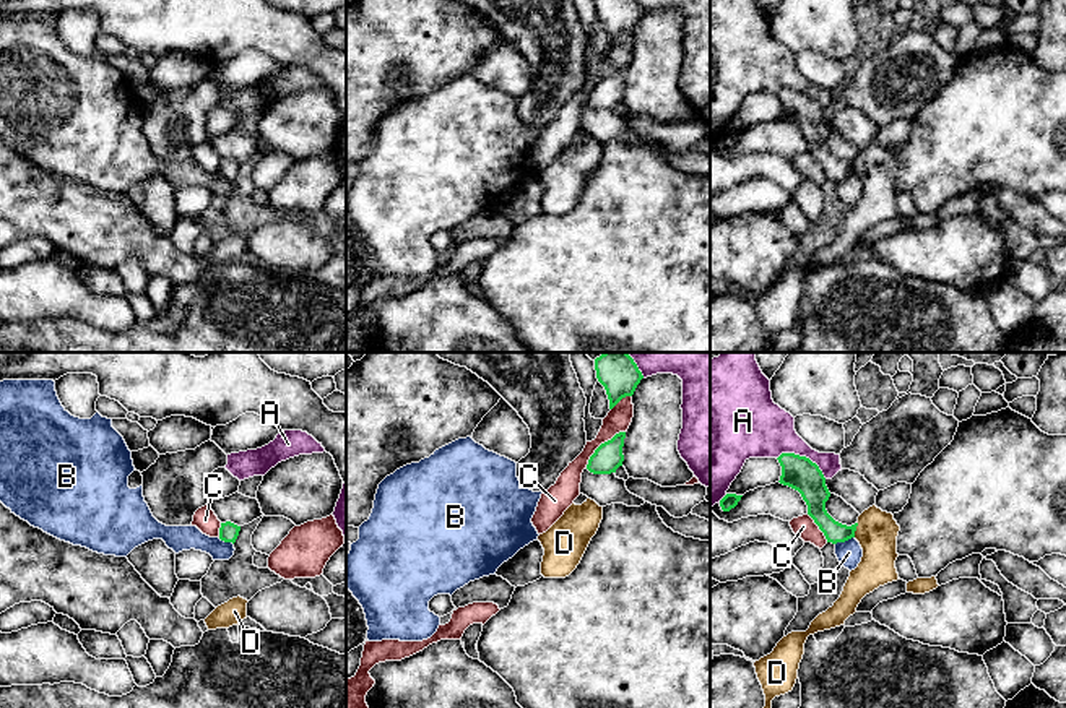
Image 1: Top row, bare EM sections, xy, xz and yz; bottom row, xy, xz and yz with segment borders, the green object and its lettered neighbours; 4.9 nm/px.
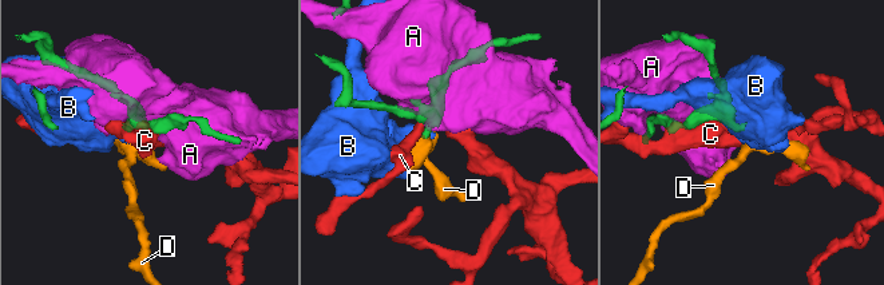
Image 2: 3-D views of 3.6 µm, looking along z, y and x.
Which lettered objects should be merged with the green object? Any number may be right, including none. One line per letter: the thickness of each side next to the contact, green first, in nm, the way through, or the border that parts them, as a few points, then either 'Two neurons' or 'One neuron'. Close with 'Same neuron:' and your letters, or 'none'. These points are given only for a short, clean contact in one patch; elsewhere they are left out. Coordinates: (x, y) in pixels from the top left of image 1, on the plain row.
A: Thickness 170 nm (green) against 280 nm. Two neurons
B: Thickness 110 nm (green) against 120 nm. Boundary: yz (853, 172), (836, 181). Two neurons
C: Thickness 150 nm (green) against 120 nm. Two neurons
D: Thickness 110 nm (green) against 200 nm. Path across: yz (816, 133), (836, 166), (855, 166), (876, 168). One neuron
Same neuron: D

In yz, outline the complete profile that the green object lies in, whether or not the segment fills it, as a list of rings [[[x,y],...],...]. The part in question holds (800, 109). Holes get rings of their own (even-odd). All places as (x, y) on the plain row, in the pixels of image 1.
[[[782,89],[777,96],[782,102],[778,119],[801,130],[808,151],[824,169],[827,179],[837,180],[855,174],[863,185],[863,193],[850,208],[843,227],[832,244],[819,250],[806,268],[788,270],[770,291],[754,299],[765,331],[765,343],[759,352],[769,352],[772,336],[793,326],[809,271],[843,261],[866,231],[900,216],[895,205],[900,162],[892,149],[873,141],[858,153],[855,161],[842,161],[826,146],[830,128],[819,102],[795,89]]]

